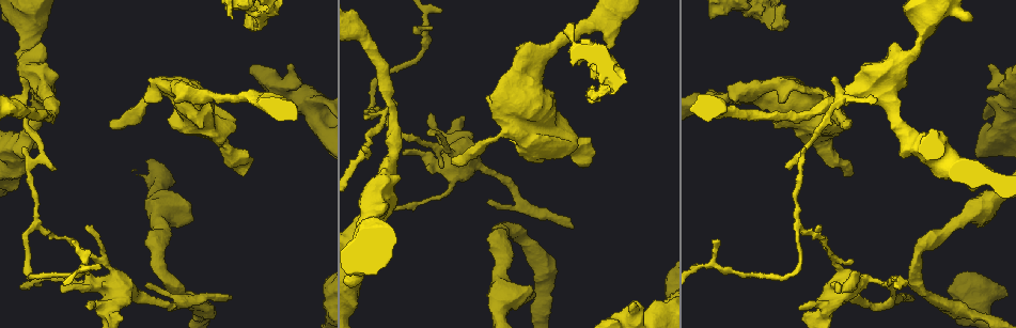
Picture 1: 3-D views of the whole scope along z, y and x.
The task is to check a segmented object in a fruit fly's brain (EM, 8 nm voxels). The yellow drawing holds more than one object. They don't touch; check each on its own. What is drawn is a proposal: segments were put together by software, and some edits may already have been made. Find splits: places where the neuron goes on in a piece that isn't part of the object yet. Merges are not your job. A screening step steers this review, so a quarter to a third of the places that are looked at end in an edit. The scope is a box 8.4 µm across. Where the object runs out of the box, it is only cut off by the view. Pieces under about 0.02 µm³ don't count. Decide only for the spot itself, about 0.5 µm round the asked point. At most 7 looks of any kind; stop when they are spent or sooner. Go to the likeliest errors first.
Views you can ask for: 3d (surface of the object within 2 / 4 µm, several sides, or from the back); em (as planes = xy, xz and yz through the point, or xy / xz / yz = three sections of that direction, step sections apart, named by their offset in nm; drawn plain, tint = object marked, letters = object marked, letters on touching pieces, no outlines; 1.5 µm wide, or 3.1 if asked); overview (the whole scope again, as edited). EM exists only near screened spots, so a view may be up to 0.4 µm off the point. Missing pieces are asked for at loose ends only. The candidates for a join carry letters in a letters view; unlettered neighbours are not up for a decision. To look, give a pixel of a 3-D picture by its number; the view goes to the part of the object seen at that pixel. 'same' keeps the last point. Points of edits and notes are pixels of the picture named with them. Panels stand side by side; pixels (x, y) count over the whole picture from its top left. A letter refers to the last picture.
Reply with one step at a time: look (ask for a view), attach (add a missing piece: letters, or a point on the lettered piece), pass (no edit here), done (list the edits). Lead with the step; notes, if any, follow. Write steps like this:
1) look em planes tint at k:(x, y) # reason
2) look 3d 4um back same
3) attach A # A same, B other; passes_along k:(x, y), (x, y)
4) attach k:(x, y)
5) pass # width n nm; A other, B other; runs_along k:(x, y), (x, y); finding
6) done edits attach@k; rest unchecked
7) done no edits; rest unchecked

look em xz step 8 plain at 1:(589, 102) # branch stops here

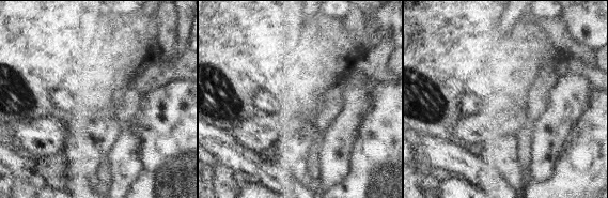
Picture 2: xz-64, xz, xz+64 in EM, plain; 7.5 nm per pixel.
look em xz step 8 letters same # see the neighbours

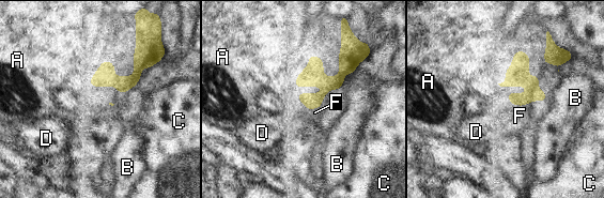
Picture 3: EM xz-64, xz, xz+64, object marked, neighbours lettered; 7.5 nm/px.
pass # A other, B other, C other, D other, F other; none of them fits

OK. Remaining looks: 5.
look em planes plain at 1:(610, 47) # free end

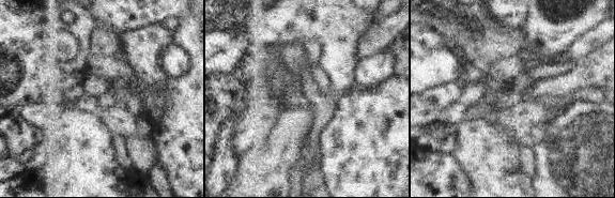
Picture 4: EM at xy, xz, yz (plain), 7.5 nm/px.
look em planes letters same

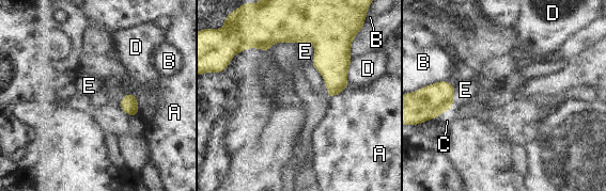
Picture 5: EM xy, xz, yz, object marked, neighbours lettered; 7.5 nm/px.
pass # longest_contact E 200 nm; A other, B other, C other, D other, E other; border 5:(133, 94), (137, 100), (138, 114); none of them fits

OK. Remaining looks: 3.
look em planes letters at 1:(61, 289) # branch stops here

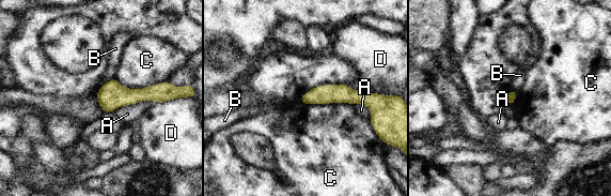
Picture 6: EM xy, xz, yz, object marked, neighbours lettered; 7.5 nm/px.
pass # A other, B other, C other, D other; border 6:(114, 77), (134, 89), (165, 80); no lettered piece goes on from it

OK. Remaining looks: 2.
done no edits; rest unchecked

